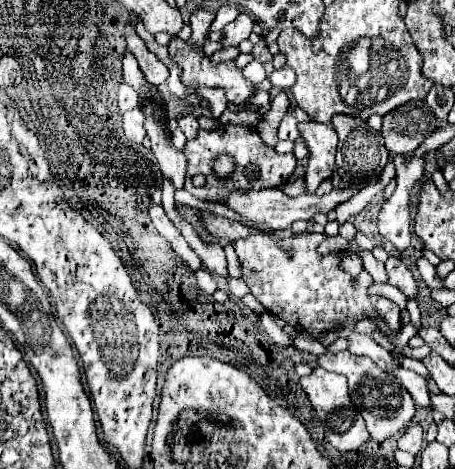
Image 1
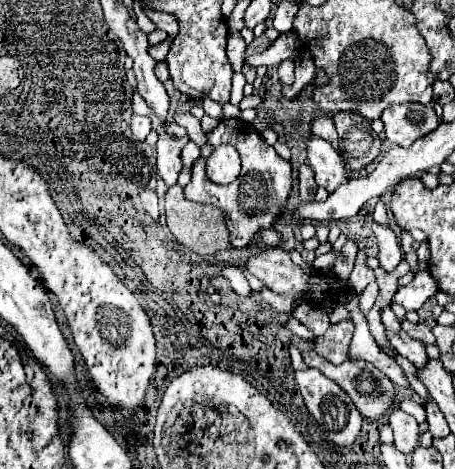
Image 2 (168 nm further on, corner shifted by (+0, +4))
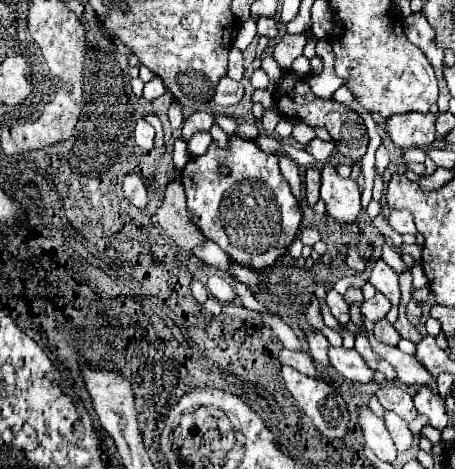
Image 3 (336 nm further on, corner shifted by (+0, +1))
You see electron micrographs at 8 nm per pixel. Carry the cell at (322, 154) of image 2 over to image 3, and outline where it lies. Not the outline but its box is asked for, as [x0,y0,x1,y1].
[320,168,360,224]

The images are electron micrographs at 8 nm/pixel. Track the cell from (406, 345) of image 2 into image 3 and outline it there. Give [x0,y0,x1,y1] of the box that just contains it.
[374,318,400,344]

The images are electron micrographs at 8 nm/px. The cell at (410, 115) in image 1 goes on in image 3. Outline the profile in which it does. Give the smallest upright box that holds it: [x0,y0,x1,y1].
[388,112,436,148]

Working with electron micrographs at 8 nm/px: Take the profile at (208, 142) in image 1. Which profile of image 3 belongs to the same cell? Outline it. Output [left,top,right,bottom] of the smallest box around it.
[182,136,302,270]

